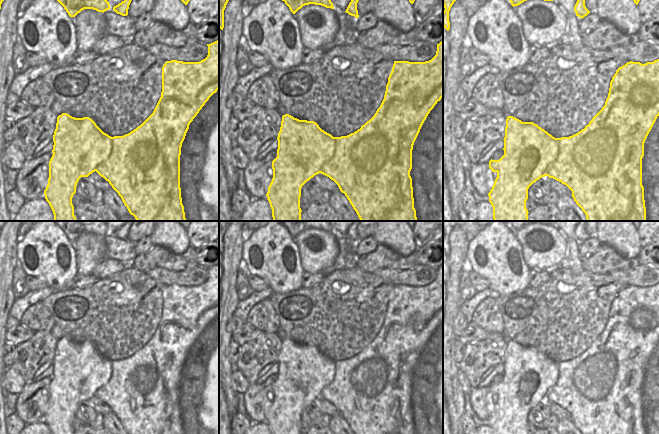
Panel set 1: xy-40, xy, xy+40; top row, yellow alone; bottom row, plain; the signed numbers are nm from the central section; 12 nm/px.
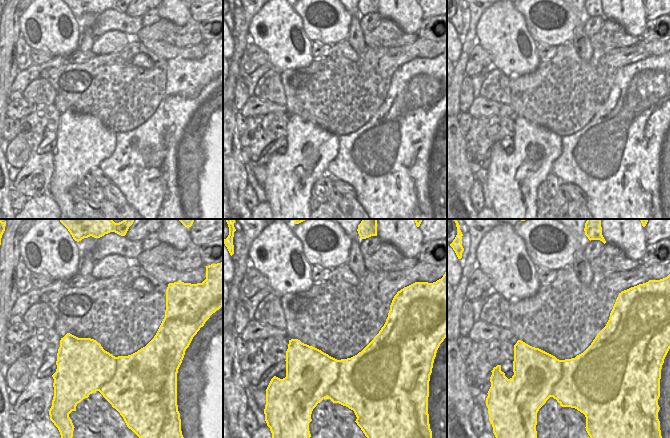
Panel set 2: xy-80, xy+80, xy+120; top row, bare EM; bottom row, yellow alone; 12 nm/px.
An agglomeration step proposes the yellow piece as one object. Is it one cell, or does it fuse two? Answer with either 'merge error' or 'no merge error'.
merge error

